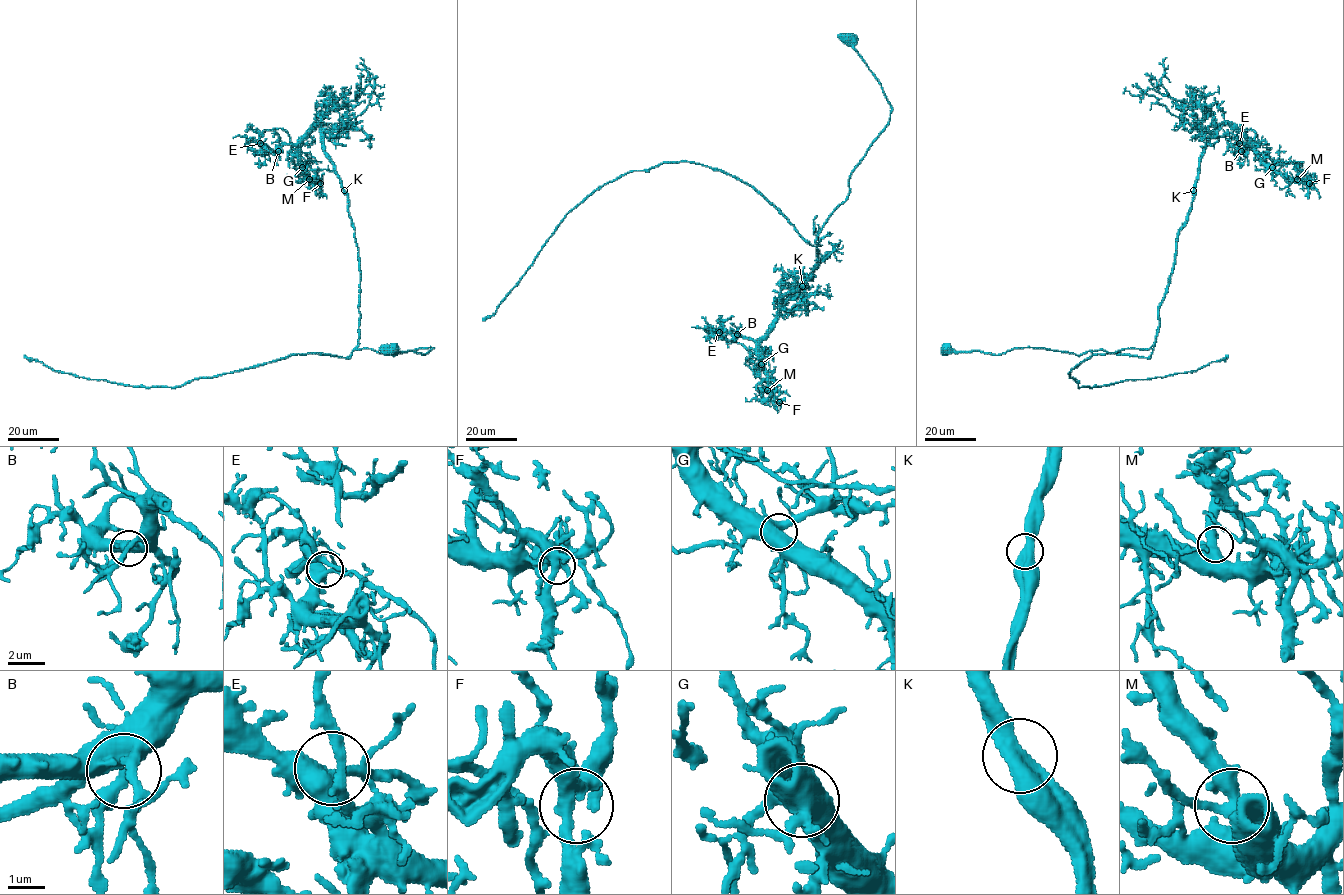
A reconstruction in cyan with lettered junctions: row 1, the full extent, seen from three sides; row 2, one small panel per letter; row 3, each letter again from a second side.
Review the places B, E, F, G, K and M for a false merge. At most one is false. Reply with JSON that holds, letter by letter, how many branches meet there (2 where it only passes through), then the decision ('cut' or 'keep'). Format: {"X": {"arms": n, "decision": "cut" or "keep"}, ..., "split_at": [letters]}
{"B": {"arms": 2, "decision": "keep"}, "E": {"arms": 3, "decision": "keep"}, "F": {"arms": 3, "decision": "keep"}, "G": {"arms": 3, "decision": "keep"}, "K": {"arms": 2, "decision": "keep"}, "M": {"arms": 3, "decision": "keep"}, "split_at": []}

